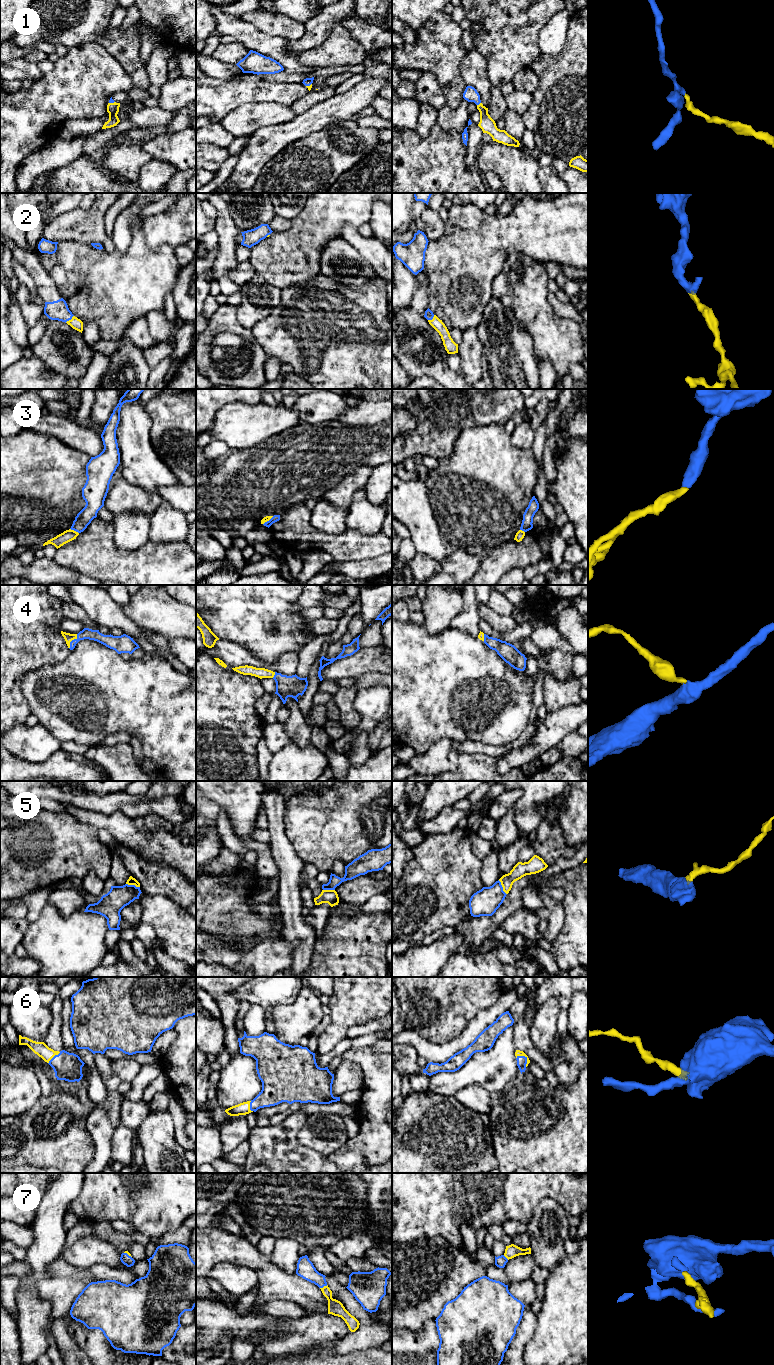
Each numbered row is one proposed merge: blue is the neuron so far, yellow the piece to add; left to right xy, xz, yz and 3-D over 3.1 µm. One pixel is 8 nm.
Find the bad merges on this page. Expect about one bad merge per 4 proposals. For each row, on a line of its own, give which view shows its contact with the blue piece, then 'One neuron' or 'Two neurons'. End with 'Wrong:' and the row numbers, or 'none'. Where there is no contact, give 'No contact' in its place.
1: Touches blue in yz. One neuron
2: Touches blue in xy. One neuron
3: Touches blue in xy. One neuron
4: Touches blue in xy. One neuron
5: Touches blue in yz. Two neurons
6: Touches blue in yz. One neuron
7: Touches blue in xz. One neuron
Wrong: 5

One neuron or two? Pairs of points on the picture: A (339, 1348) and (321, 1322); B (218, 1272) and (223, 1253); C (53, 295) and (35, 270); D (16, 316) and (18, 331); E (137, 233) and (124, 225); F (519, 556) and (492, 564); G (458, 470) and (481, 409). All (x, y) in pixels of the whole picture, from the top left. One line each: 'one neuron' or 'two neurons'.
A: two neurons
B: two neurons
C: one neuron
D: one neuron
E: two neurons
F: one neuron
G: two neurons

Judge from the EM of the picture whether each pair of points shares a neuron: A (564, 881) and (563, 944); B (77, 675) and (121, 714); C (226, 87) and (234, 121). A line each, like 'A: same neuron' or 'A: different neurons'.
A: same neuron
B: same neuron
C: different neurons

